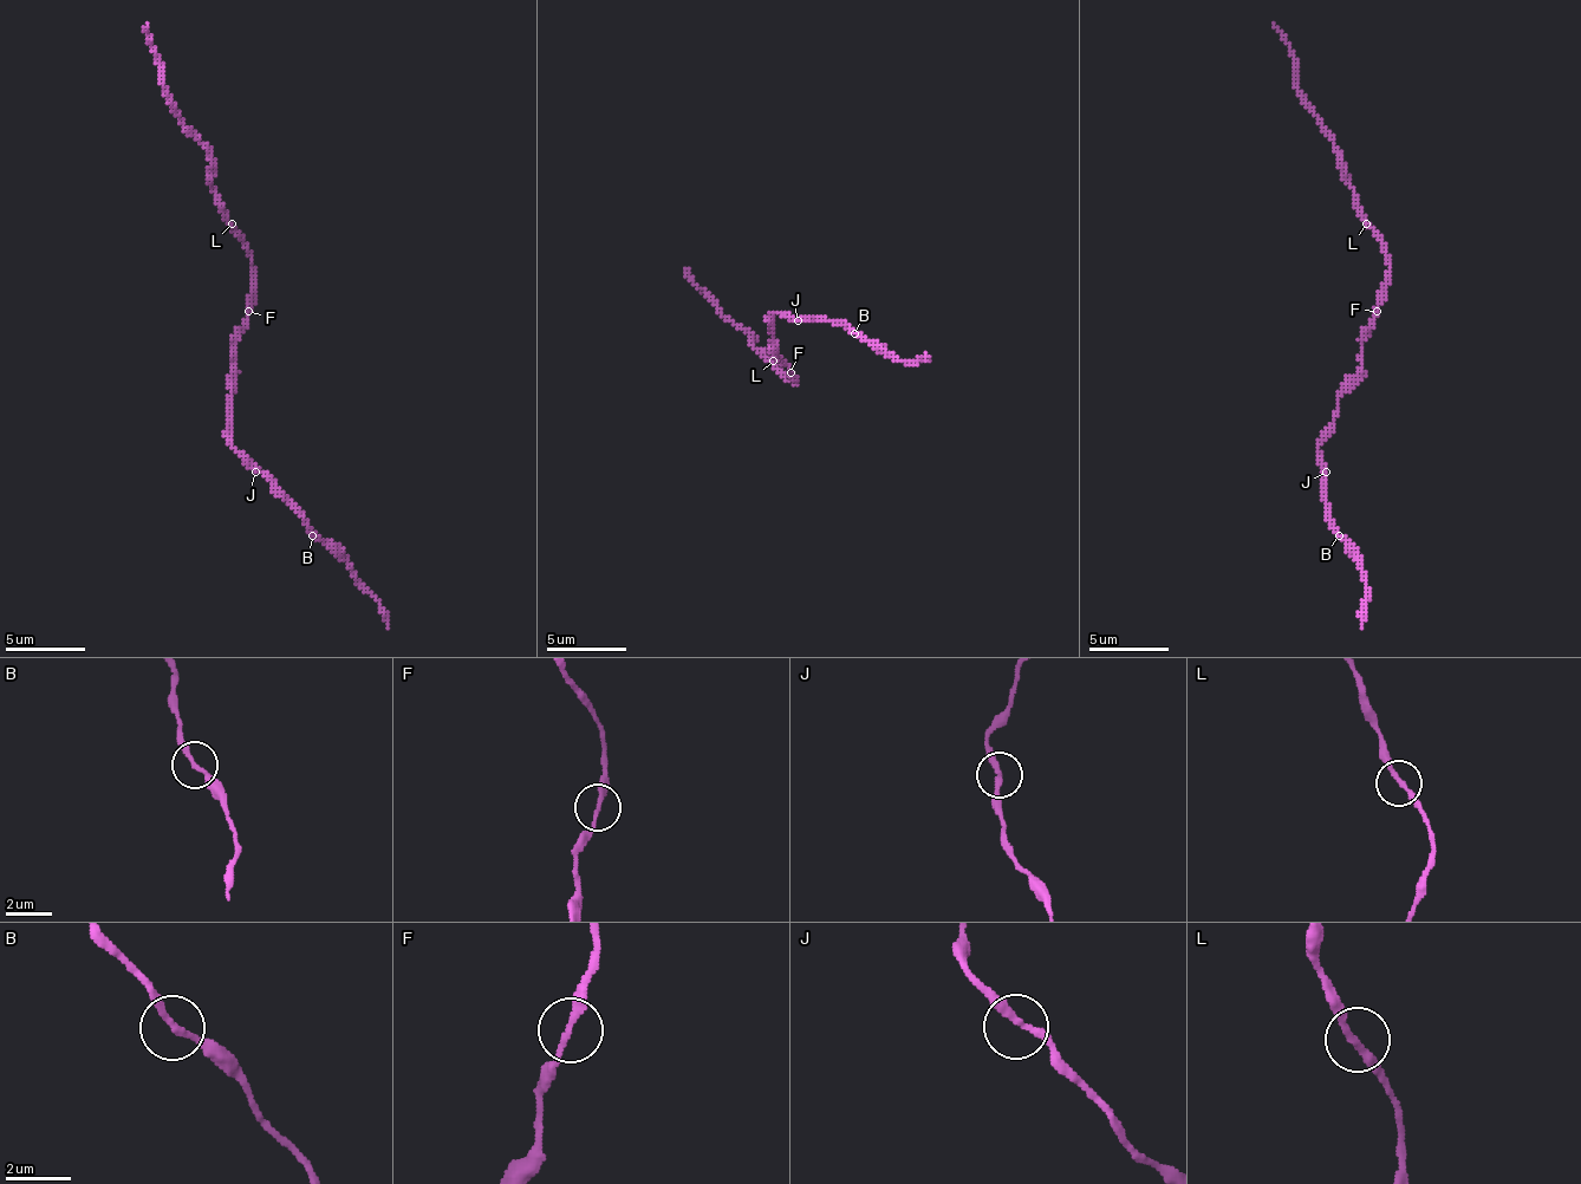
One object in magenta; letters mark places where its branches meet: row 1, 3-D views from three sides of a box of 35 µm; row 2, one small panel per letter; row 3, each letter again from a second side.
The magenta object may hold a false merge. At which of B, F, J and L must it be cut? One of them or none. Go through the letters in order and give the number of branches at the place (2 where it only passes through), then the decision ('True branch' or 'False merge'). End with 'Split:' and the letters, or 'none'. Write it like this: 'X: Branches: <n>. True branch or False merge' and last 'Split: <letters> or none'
B: Branches: 2. True branch
F: Branches: 2. True branch
J: Branches: 2. True branch
L: Branches: 2. True branch
Split: none

